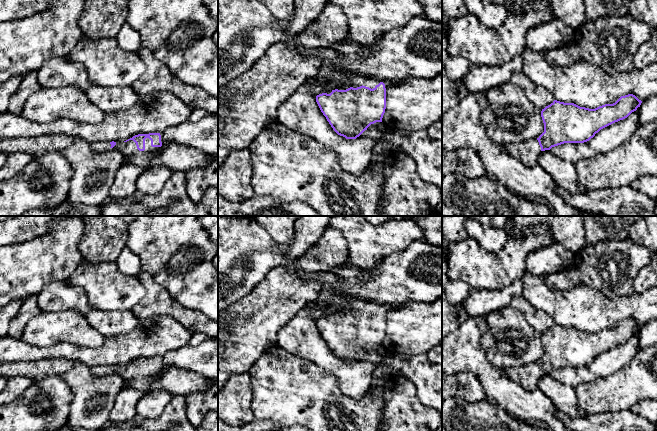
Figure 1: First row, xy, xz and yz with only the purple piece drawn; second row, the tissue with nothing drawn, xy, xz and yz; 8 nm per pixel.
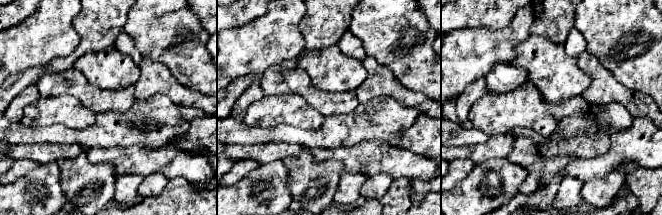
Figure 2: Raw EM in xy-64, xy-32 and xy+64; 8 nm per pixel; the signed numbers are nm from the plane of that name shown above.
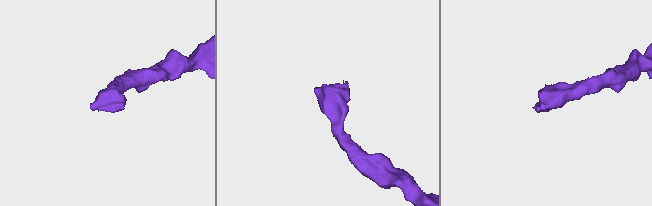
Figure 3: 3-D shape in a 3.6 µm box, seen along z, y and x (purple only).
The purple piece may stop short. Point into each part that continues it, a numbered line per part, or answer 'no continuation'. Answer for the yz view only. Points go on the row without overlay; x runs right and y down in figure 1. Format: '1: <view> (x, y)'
1: yz (527, 376)

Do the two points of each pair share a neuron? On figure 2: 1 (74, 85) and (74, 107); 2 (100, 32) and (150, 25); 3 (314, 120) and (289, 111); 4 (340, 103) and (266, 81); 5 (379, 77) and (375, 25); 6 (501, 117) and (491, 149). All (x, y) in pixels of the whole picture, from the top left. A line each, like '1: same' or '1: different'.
1: different
2: different
3: same
4: same
5: different
6: different

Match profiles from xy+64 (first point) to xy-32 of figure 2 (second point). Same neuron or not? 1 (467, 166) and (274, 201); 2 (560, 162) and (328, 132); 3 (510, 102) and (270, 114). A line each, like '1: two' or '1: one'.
1: two
2: two
3: one

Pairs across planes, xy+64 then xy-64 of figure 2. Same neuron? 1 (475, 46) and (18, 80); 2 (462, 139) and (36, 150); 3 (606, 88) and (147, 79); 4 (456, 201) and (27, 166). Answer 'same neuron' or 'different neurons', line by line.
1: different neurons
2: different neurons
3: same neuron
4: different neurons

